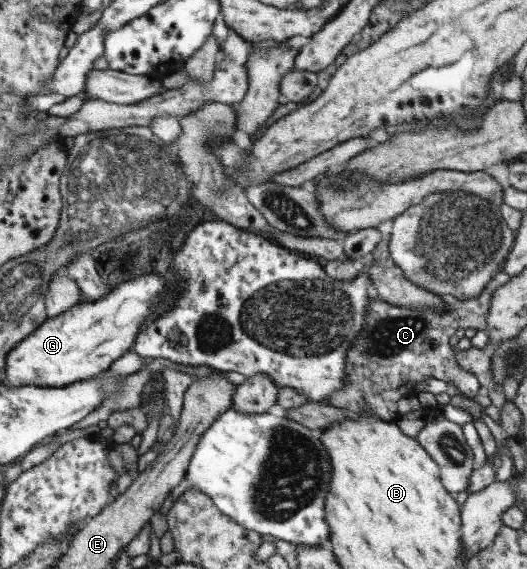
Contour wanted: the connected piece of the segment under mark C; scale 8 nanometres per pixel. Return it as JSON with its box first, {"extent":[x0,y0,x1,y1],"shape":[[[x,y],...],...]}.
{"extent":[328,271,510,421],"shape":[[[498,271],[485,284],[482,292],[478,293],[476,298],[462,300],[450,295],[440,295],[439,299],[443,302],[441,311],[437,311],[432,307],[406,308],[384,302],[376,296],[371,297],[365,310],[367,313],[365,314],[364,323],[362,323],[362,330],[356,334],[356,340],[350,342],[350,348],[346,350],[346,382],[344,382],[344,388],[336,390],[328,398],[328,405],[345,410],[349,414],[372,411],[379,419],[391,421],[398,417],[398,401],[405,397],[416,396],[417,392],[414,390],[416,385],[426,381],[427,378],[437,378],[445,384],[452,382],[456,386],[460,397],[474,400],[478,393],[482,392],[480,384],[473,374],[458,367],[455,360],[455,350],[450,348],[449,340],[460,329],[464,329],[468,334],[477,330],[486,330],[486,313],[488,312],[490,295],[498,288],[498,285],[504,284],[509,278],[510,276],[504,271]]]}

